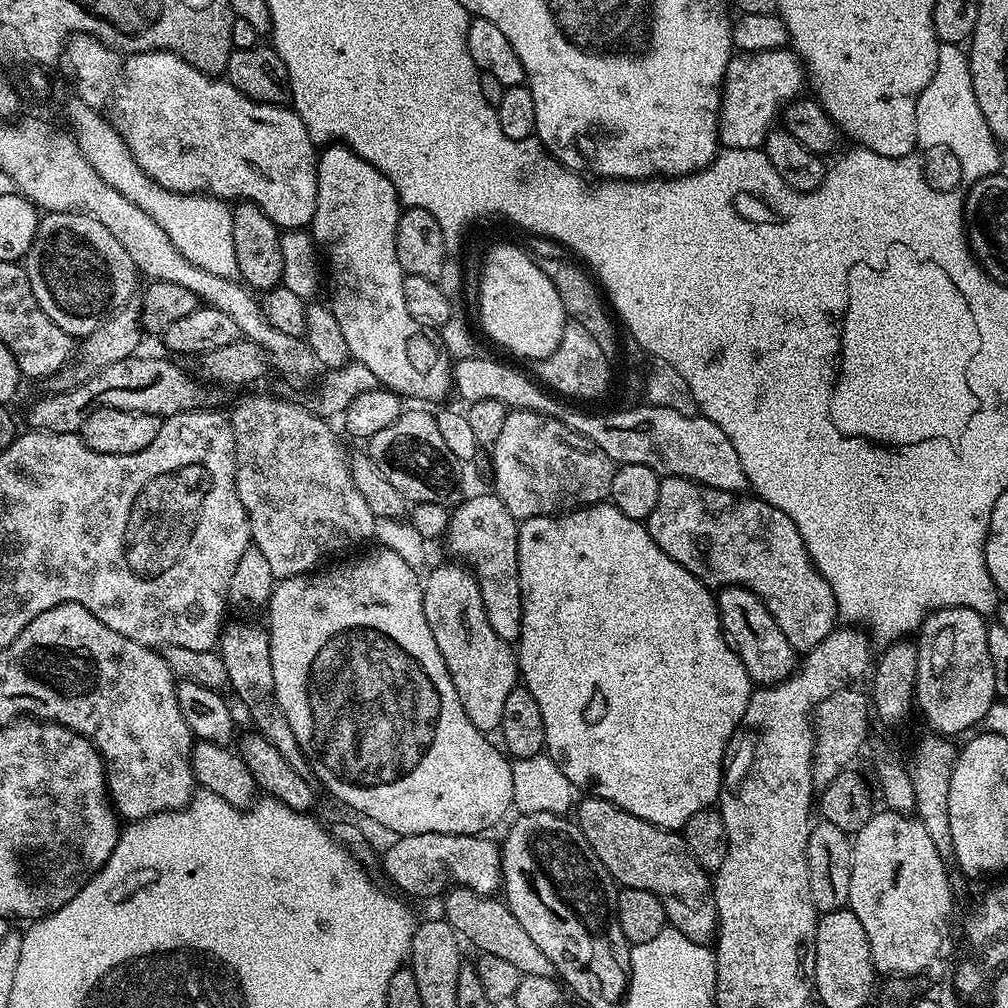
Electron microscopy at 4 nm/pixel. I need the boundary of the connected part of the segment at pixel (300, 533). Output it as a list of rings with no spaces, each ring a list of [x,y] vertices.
[[[248,396],[230,412],[236,439],[236,489],[248,515],[251,543],[266,557],[273,581],[311,573],[327,556],[356,548],[375,534],[376,515],[354,486],[349,461],[325,417],[276,396]]]

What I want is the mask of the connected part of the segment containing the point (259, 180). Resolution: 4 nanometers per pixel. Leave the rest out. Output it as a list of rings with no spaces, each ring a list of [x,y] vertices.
[[[76,35],[67,37],[62,53],[62,65],[76,87],[75,95],[118,130],[134,162],[155,184],[171,192],[195,192],[219,196],[225,202],[257,204],[281,230],[307,229],[311,225],[318,198],[318,148],[295,108],[252,100],[227,79],[198,70],[173,52],[123,56],[93,36]]]

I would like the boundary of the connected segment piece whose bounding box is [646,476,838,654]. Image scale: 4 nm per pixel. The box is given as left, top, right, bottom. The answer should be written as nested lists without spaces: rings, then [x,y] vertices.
[[[663,477],[660,482],[658,506],[654,506],[654,510],[648,515],[646,521],[648,533],[651,534],[654,538],[654,542],[667,556],[674,558],[674,562],[678,562],[686,570],[690,570],[690,574],[694,574],[694,578],[698,578],[704,584],[708,585],[709,589],[719,590],[730,587],[745,587],[751,589],[751,591],[763,601],[771,614],[775,616],[779,629],[786,634],[787,641],[790,642],[792,648],[795,649],[797,653],[806,653],[816,646],[818,642],[824,640],[825,637],[835,629],[838,620],[838,610],[833,591],[830,588],[830,584],[826,582],[824,576],[815,568],[810,554],[804,545],[802,534],[798,532],[798,526],[794,526],[794,522],[790,517],[782,510],[778,510],[775,504],[768,504],[765,500],[759,499],[752,494],[749,494],[749,496],[744,495],[745,494],[741,494],[739,491],[727,492],[722,489],[714,489],[686,477]]]

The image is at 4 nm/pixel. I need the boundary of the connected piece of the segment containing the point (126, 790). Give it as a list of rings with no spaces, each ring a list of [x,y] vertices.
[[[186,752],[184,764],[104,764],[104,769],[106,790],[113,809],[129,821],[185,807],[196,784],[192,776],[191,755]]]

